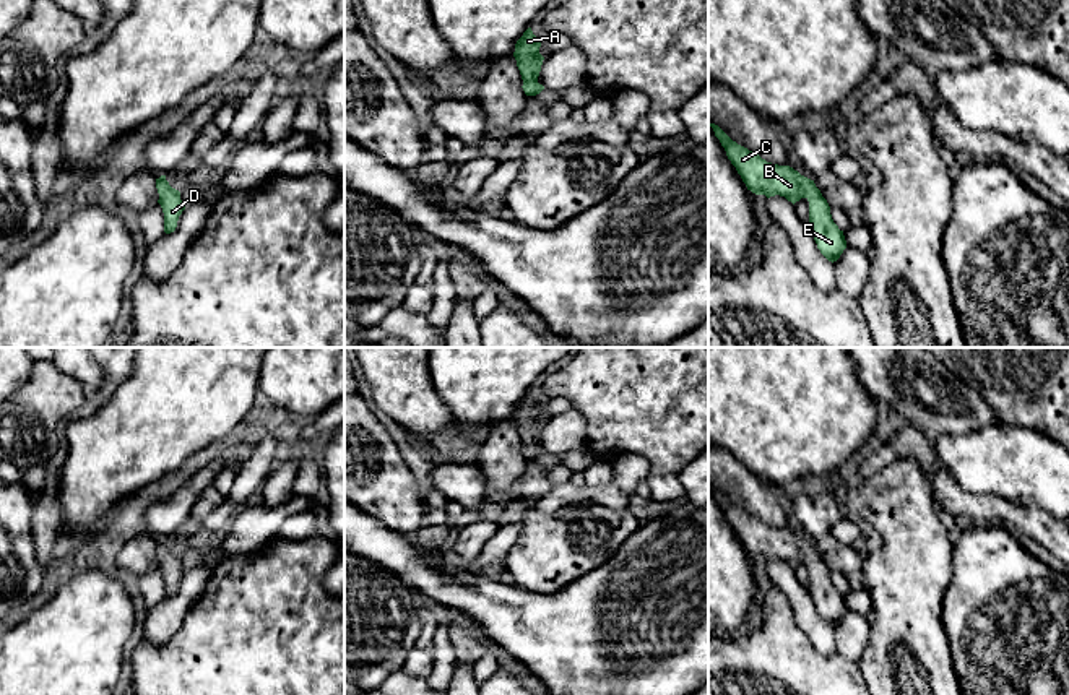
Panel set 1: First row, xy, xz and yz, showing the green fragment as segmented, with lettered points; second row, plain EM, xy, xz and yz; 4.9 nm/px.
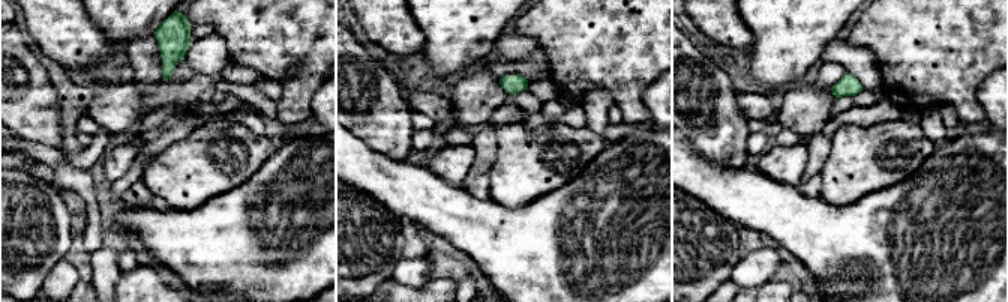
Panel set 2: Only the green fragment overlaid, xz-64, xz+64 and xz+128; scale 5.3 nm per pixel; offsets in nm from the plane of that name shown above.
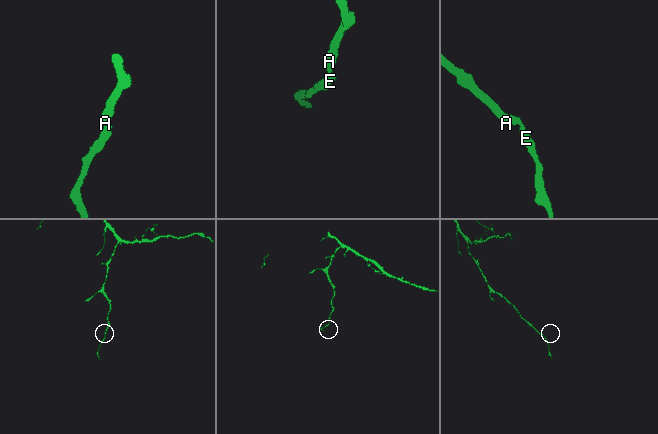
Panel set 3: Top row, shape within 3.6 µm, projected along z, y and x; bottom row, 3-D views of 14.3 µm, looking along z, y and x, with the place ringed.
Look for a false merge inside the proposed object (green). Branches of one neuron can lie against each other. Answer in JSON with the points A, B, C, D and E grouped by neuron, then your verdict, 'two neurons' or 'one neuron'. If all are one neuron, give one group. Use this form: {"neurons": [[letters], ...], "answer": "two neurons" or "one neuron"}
{"neurons": [["A", "B", "C", "D", "E"]], "answer": "one neuron"}

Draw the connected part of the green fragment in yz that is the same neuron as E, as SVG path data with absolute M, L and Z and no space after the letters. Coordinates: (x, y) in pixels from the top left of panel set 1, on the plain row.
M710 487L747 554L767 562L780 559L793 568L801 562L809 565L809 593L817 612L829 625L837 625L846 612L843 594L833 586L830 570L814 544L790 529L767 526L759 518L733 505L718 489Z

